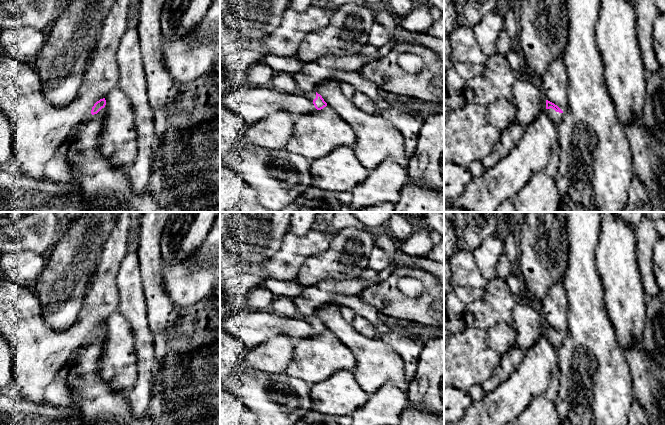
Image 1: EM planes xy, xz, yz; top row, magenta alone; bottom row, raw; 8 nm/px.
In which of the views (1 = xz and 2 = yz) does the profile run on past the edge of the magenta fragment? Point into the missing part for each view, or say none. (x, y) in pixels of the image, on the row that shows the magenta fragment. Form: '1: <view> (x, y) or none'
1: xz (311, 96)
2: yz (557, 117)

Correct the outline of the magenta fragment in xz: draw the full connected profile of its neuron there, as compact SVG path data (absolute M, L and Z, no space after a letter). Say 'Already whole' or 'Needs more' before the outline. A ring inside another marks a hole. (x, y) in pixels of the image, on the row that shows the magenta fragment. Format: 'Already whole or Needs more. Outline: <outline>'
Needs more. Outline: M298 91L298 93L308 98L314 104L317 110L321 110L327 106L327 103L324 101L322 96L315 91L312 92Z

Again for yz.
Needs more. Outline: M546 100L546 109L554 124L558 126L563 121L563 111L554 103Z

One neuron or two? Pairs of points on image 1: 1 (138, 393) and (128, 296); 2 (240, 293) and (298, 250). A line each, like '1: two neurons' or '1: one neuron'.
1: one neuron
2: one neuron

